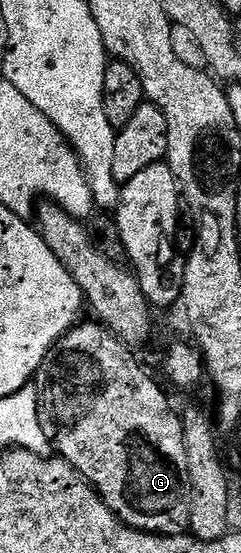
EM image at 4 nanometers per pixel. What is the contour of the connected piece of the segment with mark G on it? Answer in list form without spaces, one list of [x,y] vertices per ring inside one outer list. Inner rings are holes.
[[[80,322],[65,333],[59,341],[49,350],[49,354],[41,362],[35,374],[33,387],[39,392],[39,417],[41,430],[45,430],[45,438],[49,438],[52,449],[64,460],[77,469],[99,492],[99,497],[125,522],[130,528],[142,532],[157,532],[160,536],[181,536],[188,531],[187,523],[187,467],[185,466],[185,434],[183,433],[183,417],[178,411],[171,409],[165,393],[159,389],[159,384],[139,365],[139,360],[134,356],[132,349],[124,344],[115,333],[110,332],[98,322]]]

